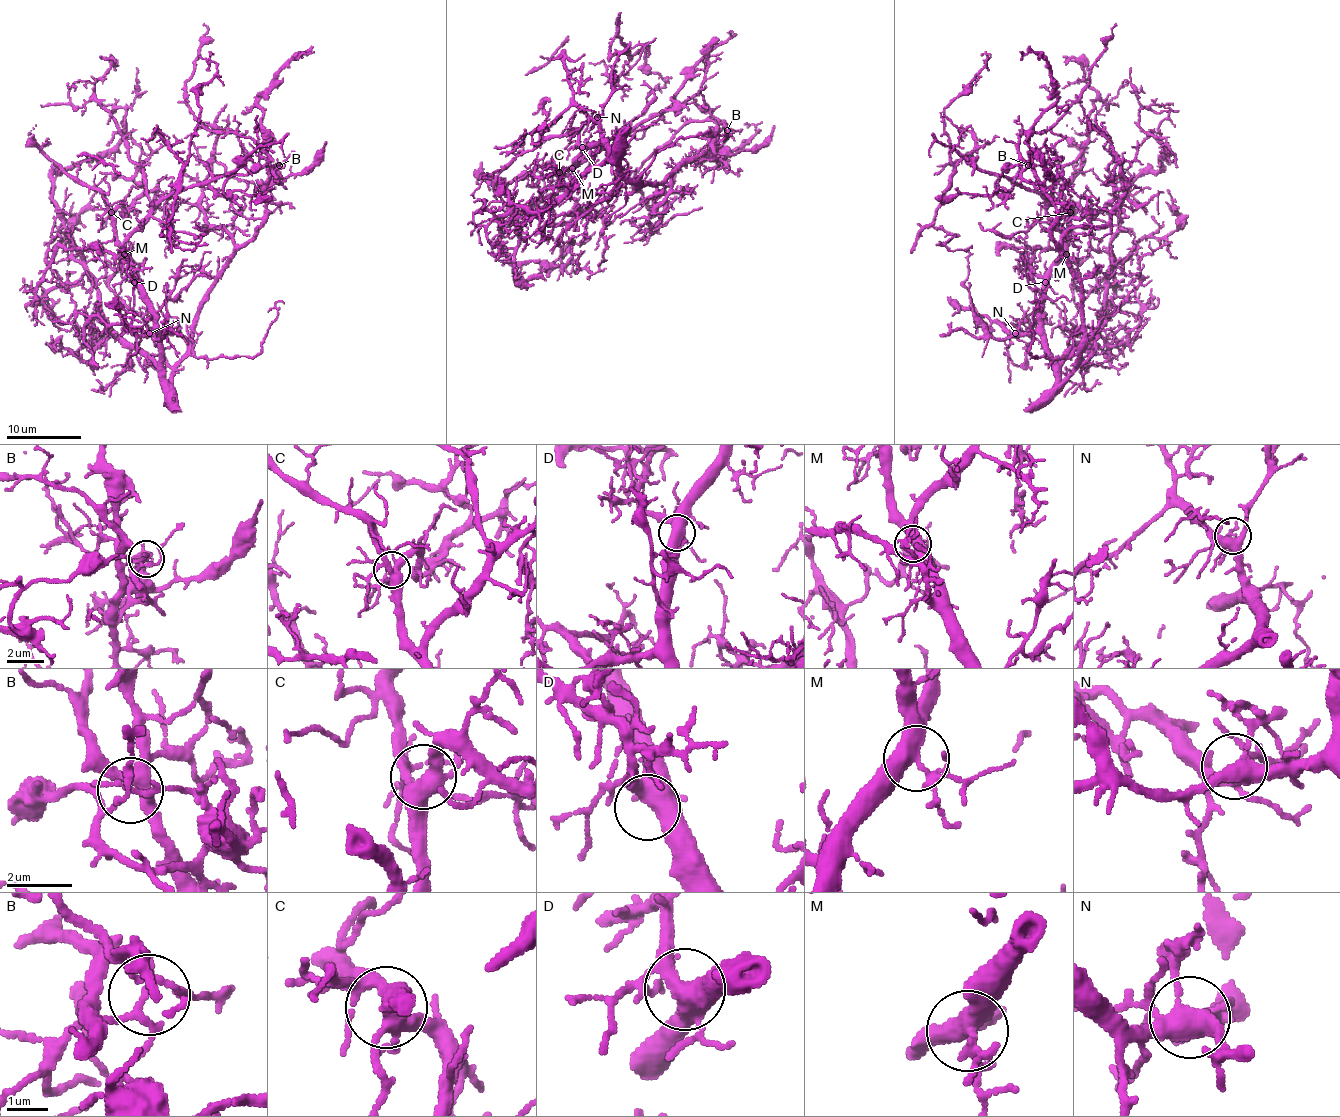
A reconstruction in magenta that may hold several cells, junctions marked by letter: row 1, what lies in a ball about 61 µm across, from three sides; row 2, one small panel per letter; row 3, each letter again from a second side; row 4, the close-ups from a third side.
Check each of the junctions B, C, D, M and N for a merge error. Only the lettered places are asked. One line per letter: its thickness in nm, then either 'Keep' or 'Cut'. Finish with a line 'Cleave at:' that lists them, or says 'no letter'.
B: Thickness 140 nm. Keep
C: Thickness 440 nm. Keep
D: Thickness 460 nm. Keep
M: Thickness 400 nm. Keep
N: Thickness 440 nm. Keep
Cleave at: no letter

